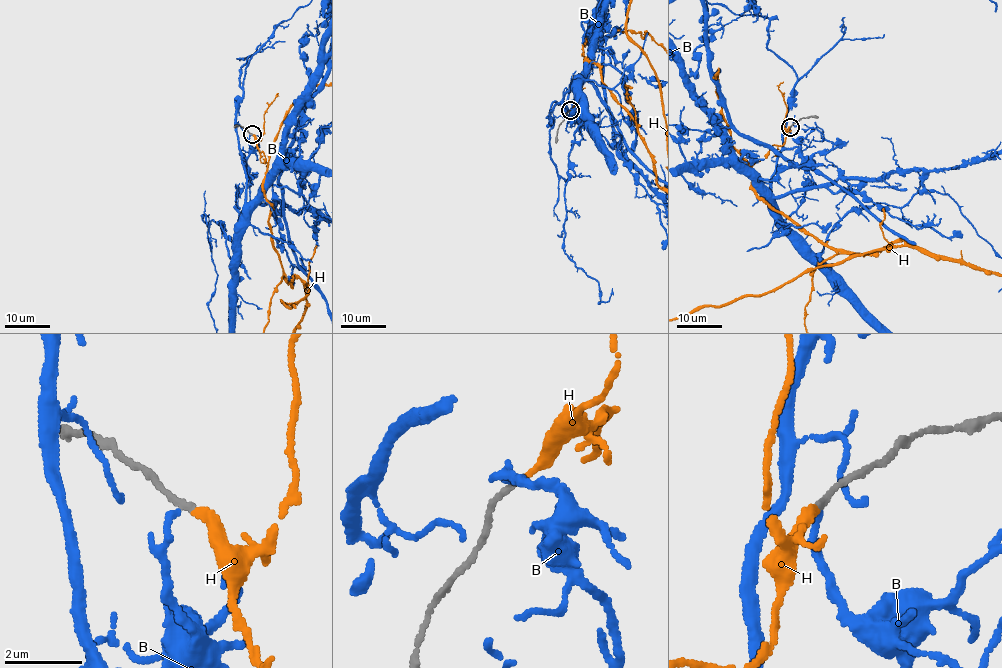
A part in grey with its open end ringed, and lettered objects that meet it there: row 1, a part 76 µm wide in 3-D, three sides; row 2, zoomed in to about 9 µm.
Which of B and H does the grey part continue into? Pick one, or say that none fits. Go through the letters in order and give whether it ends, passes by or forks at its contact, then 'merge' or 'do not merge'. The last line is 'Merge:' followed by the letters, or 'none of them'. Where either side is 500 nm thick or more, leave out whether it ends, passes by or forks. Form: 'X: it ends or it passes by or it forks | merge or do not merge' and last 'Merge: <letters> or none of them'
B: it ends | do not merge
H: it ends | merge
Merge: H

